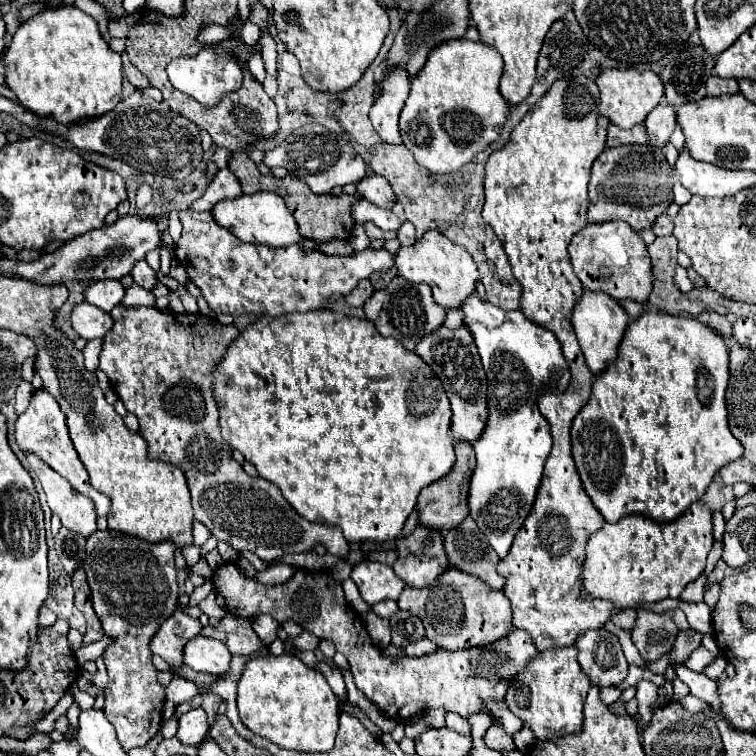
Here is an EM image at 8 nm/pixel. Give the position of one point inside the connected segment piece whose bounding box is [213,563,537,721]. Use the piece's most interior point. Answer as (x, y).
(460, 681)

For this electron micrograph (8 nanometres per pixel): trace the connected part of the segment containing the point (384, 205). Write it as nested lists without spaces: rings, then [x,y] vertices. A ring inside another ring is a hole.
[[[367,175],[357,183],[357,191],[371,203],[375,203],[381,209],[391,209],[397,203],[395,191],[391,183],[385,177],[379,175]]]

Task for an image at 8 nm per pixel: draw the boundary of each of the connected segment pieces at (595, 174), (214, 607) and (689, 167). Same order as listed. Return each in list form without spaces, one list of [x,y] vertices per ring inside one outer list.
[[[623,145],[605,149],[593,163],[591,179],[589,179],[589,209],[587,221],[589,223],[605,223],[613,219],[627,221],[633,231],[647,229],[655,223],[655,219],[665,213],[665,209],[673,203],[673,169],[669,167],[663,151],[651,145]]]
[[[217,593],[207,595],[207,599],[203,599],[203,601],[199,603],[201,611],[203,611],[207,617],[215,617],[215,619],[223,619],[223,617],[225,617],[227,611],[223,609],[223,605],[225,605],[225,601],[223,601]]]
[[[687,149],[679,153],[675,173],[693,195],[703,197],[725,197],[735,195],[747,187],[747,171],[727,171],[721,167],[711,167],[709,163],[699,163],[687,155]]]

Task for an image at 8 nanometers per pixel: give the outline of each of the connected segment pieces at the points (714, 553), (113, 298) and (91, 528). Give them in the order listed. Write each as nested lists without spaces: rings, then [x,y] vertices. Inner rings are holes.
[[[715,541],[713,543],[713,547],[711,547],[711,551],[709,551],[709,555],[707,555],[707,567],[705,567],[705,575],[709,575],[711,571],[713,571],[713,567],[715,567],[715,563],[721,559],[721,541]]]
[[[95,281],[85,289],[83,299],[109,313],[115,305],[121,303],[123,295],[125,295],[125,287],[119,281]]]
[[[27,455],[29,465],[35,469],[41,487],[47,495],[47,503],[53,513],[59,515],[63,527],[69,531],[75,531],[83,537],[89,537],[97,531],[97,515],[91,499],[85,495],[79,495],[59,473],[55,473],[47,463],[43,463],[35,455]]]

